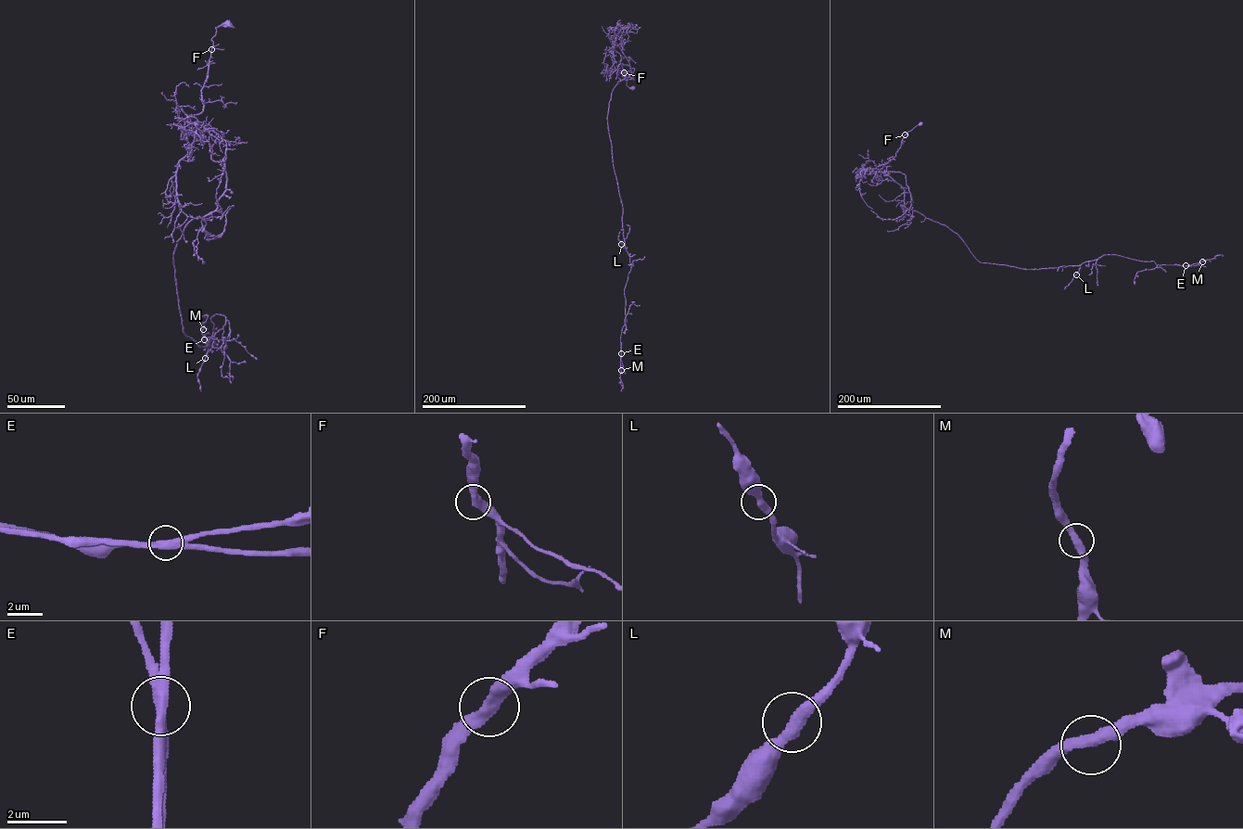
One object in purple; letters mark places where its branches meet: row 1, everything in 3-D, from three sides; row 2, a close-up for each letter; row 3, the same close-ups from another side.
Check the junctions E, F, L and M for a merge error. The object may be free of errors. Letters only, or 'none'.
E

